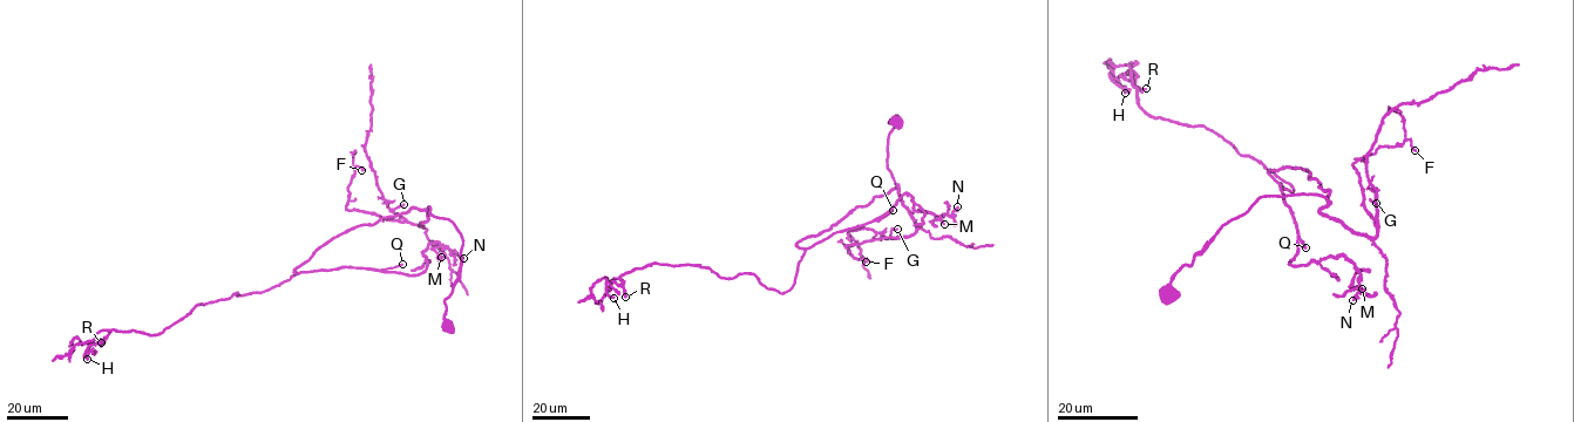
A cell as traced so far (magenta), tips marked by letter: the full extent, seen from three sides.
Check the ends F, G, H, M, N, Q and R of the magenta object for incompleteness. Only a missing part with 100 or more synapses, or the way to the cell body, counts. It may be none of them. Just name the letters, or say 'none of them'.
Q

